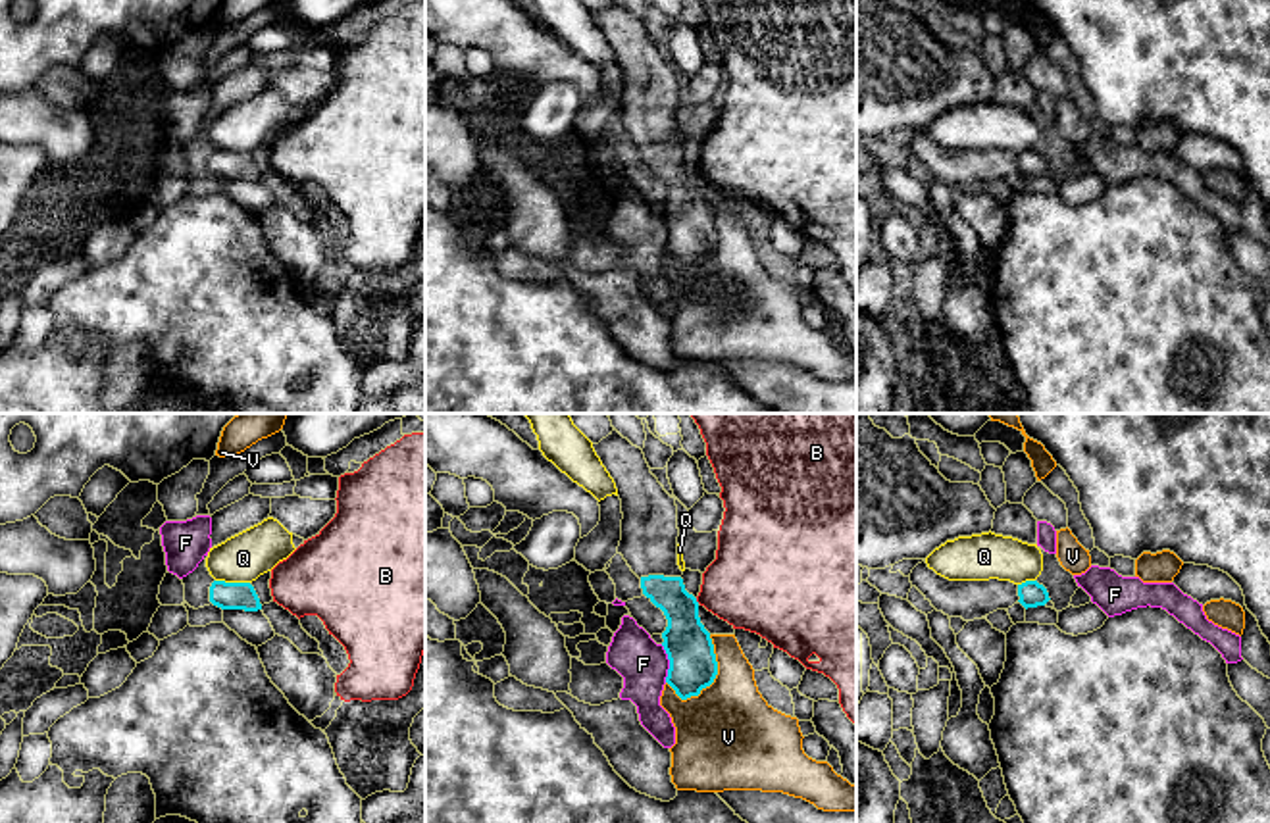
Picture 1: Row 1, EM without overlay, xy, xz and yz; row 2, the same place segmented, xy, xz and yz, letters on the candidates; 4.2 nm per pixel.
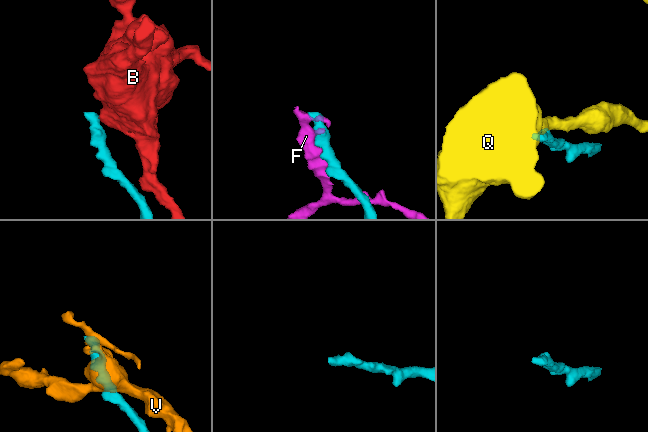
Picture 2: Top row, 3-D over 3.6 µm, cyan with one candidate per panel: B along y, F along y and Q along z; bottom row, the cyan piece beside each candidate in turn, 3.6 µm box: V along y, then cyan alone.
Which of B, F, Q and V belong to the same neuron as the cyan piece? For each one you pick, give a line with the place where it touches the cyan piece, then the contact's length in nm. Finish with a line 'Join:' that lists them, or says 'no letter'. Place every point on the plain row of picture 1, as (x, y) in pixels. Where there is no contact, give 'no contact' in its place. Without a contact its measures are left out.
Join: no letter

